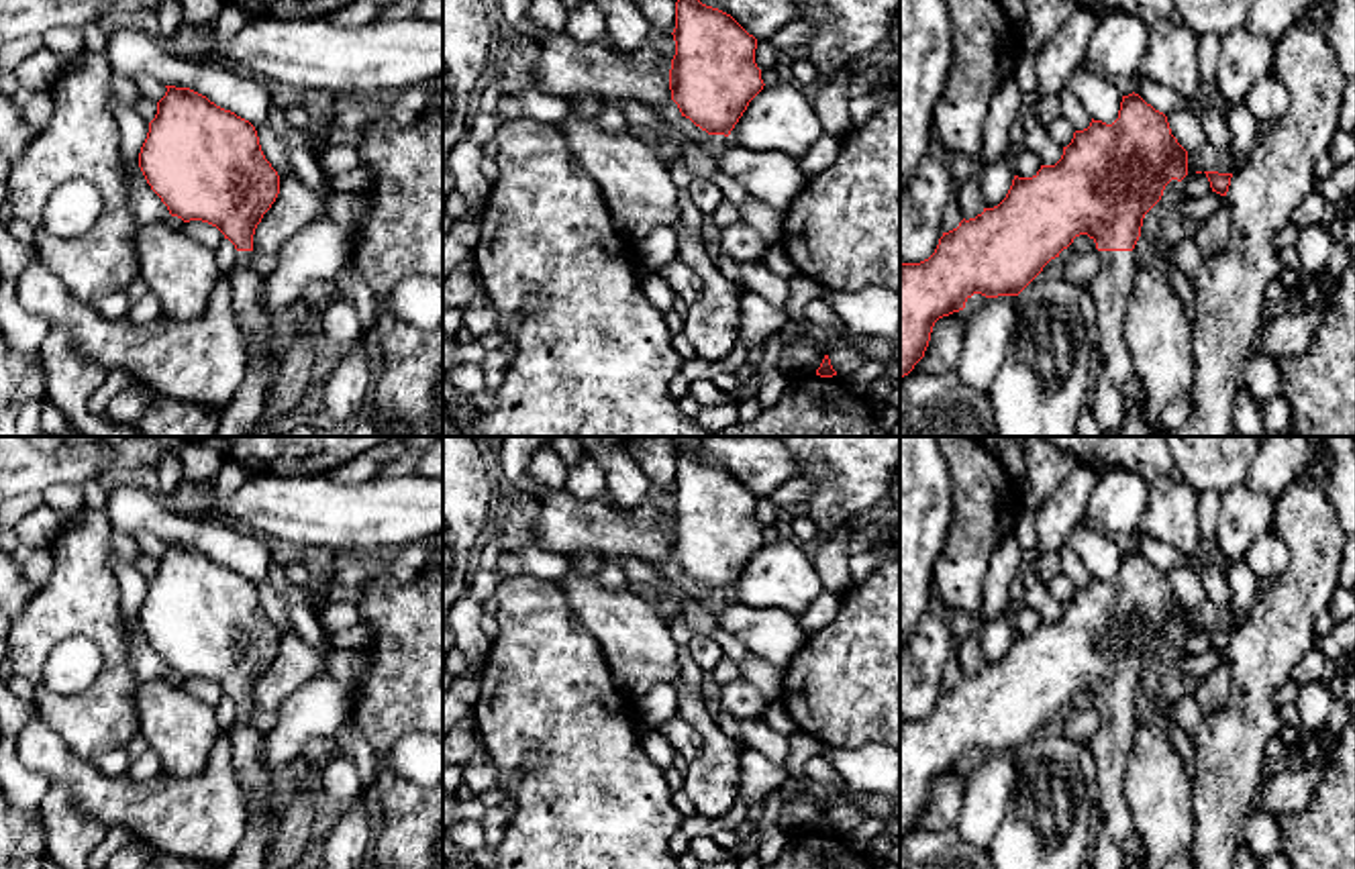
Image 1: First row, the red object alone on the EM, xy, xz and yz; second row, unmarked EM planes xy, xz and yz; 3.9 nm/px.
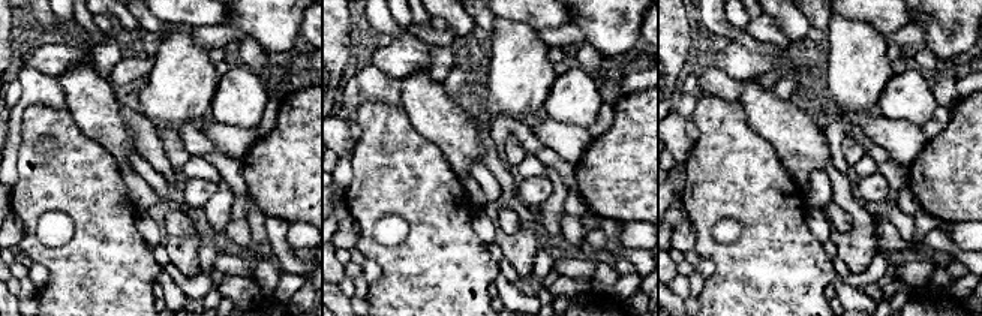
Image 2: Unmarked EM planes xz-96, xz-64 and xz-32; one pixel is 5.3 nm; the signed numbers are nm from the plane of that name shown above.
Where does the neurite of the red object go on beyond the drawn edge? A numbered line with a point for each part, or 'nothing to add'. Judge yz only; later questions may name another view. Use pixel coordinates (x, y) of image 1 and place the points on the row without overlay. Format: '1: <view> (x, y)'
1: yz (1109, 749)

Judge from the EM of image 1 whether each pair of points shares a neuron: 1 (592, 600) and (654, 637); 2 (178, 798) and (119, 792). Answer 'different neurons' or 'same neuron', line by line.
1: same neuron
2: same neuron

